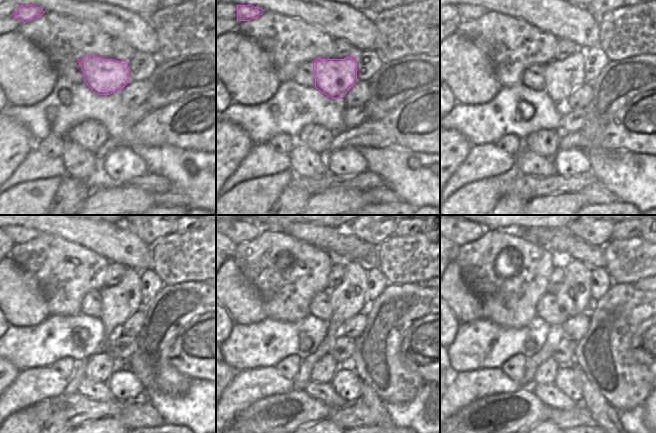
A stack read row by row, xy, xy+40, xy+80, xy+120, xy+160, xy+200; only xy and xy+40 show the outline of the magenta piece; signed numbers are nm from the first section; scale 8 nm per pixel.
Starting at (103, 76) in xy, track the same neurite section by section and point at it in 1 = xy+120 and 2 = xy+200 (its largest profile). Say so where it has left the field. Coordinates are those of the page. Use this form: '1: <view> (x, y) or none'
1: xy+120 (119, 302)
2: xy+200 (574, 295)

